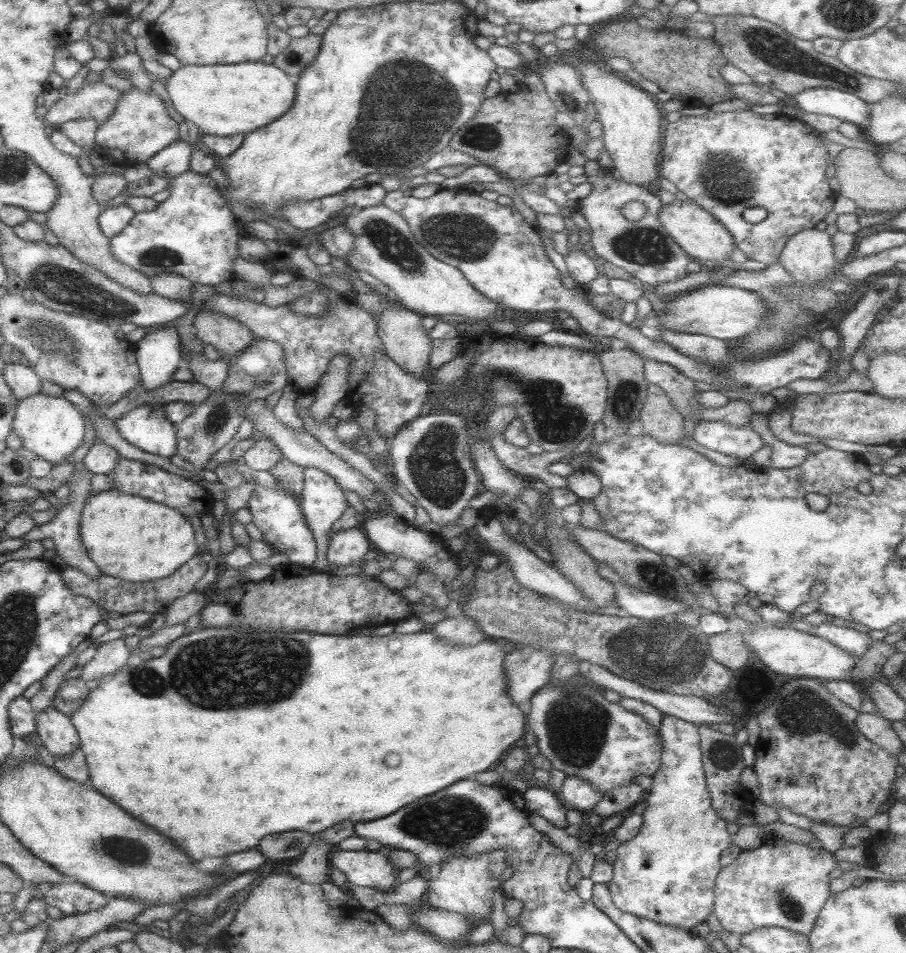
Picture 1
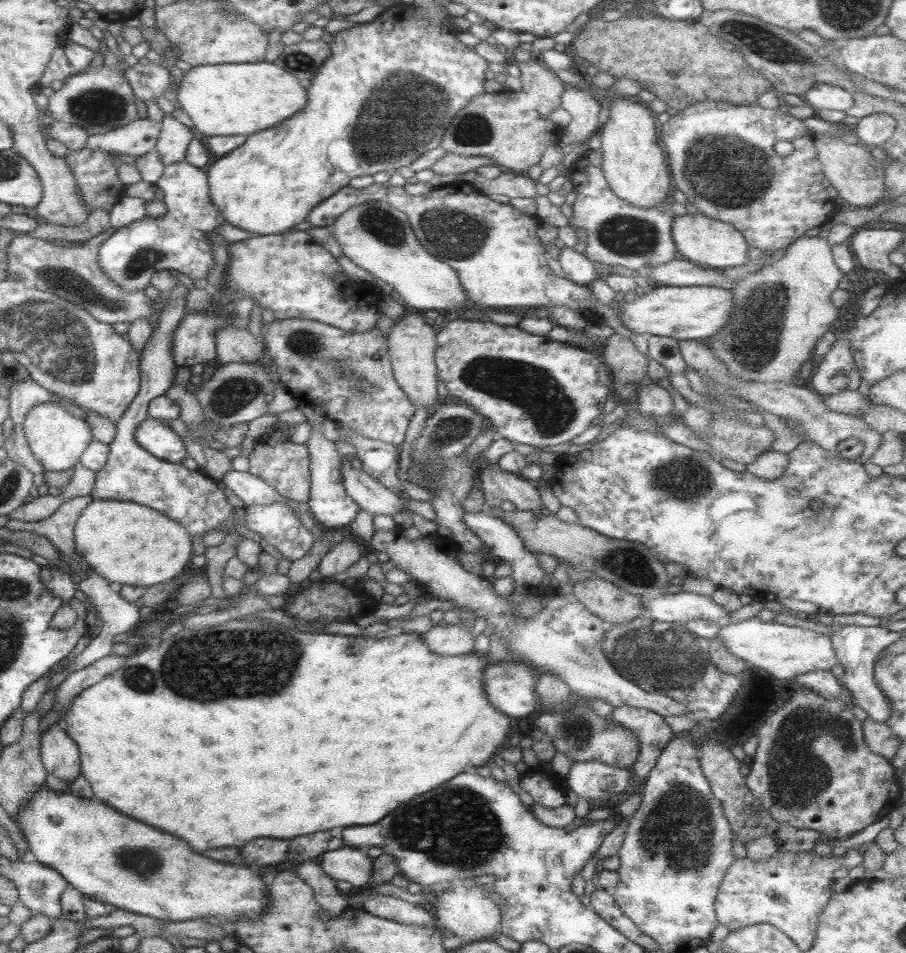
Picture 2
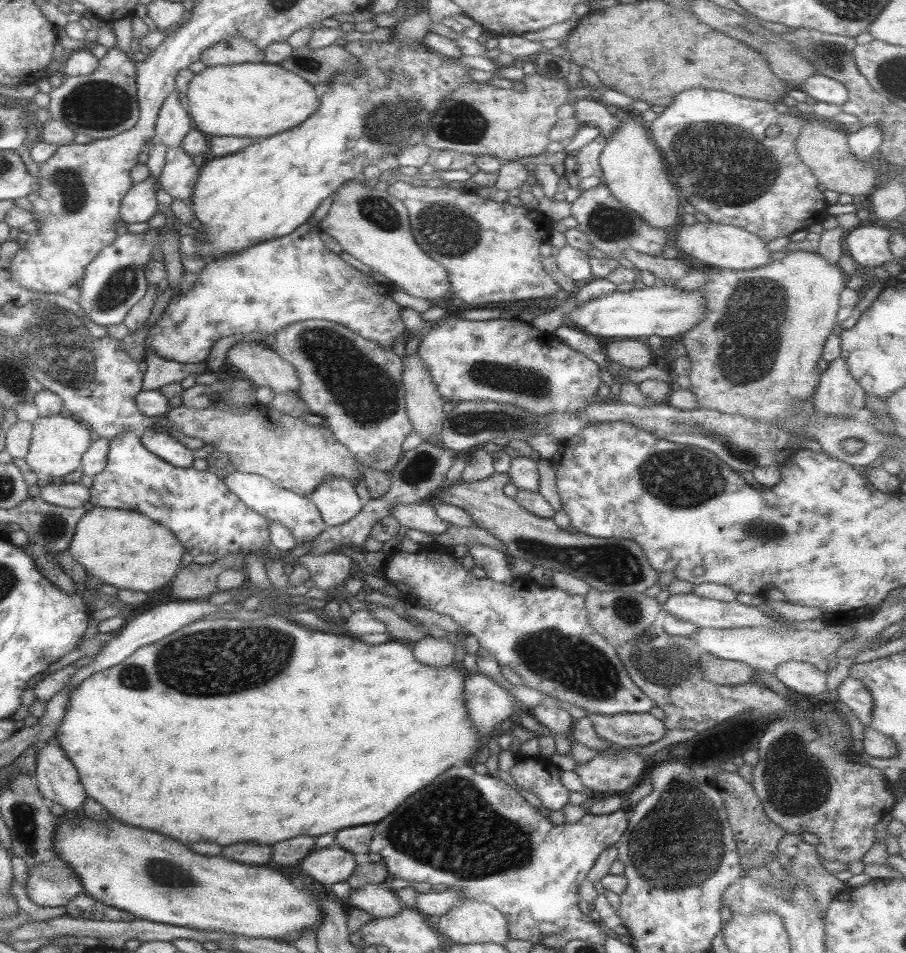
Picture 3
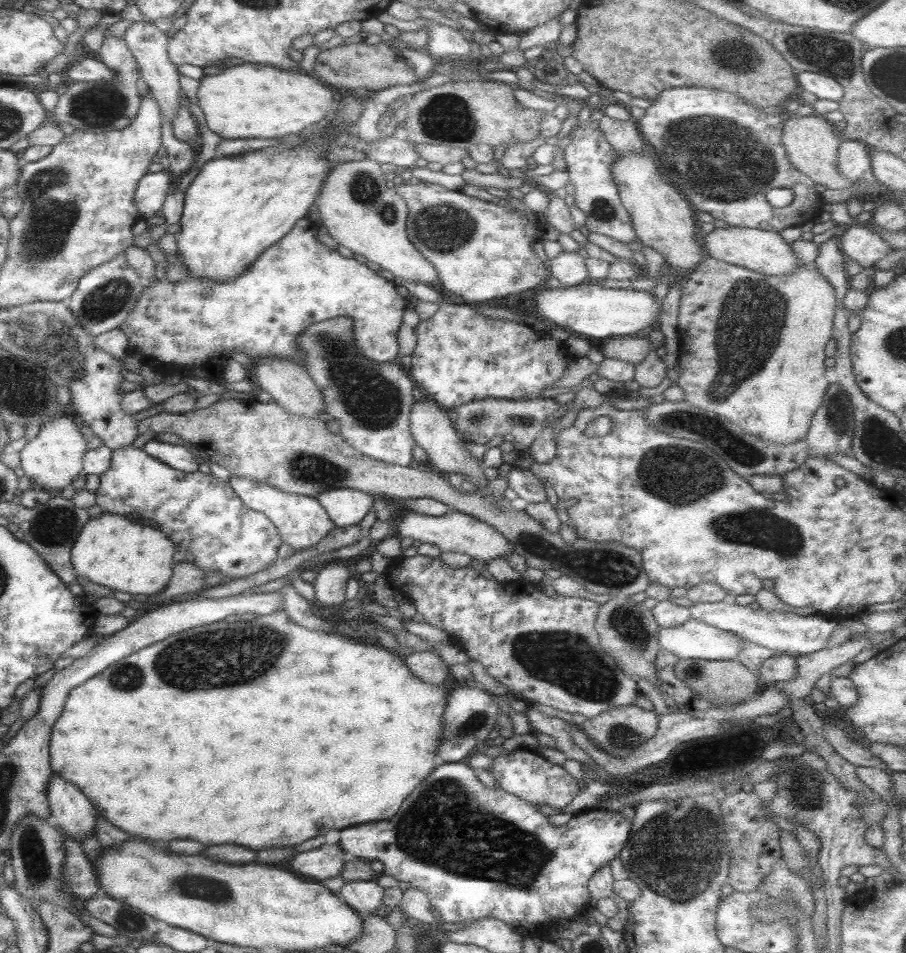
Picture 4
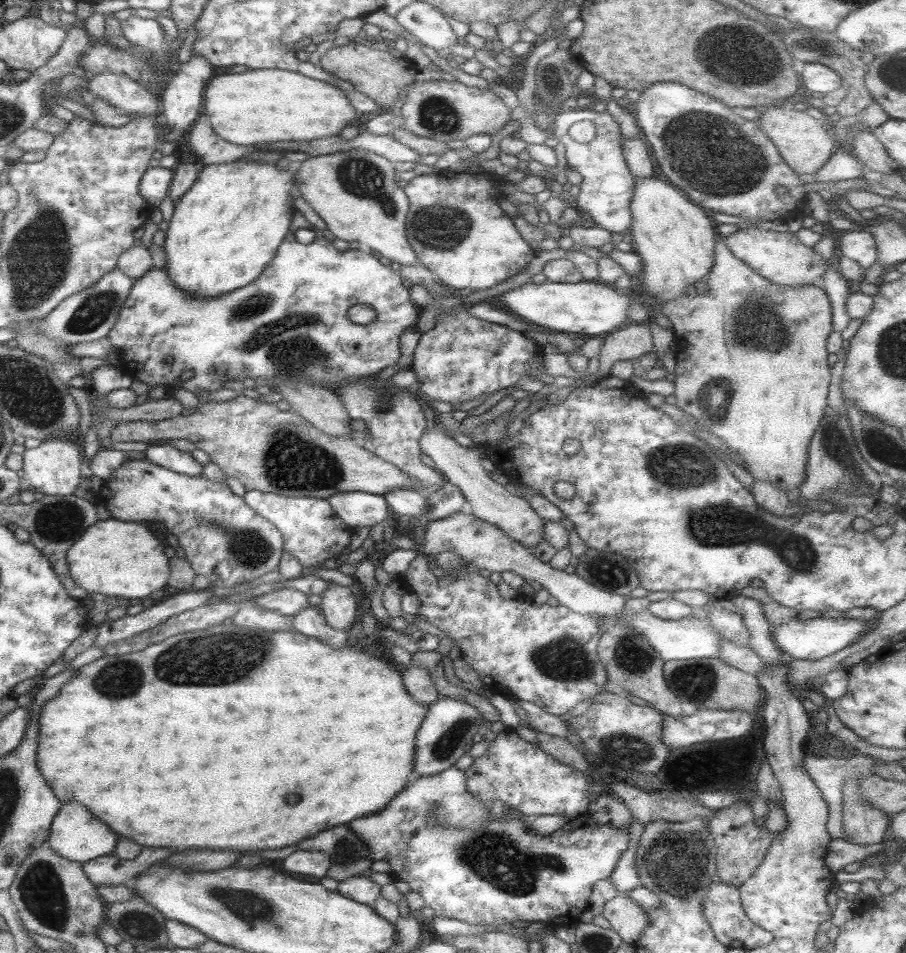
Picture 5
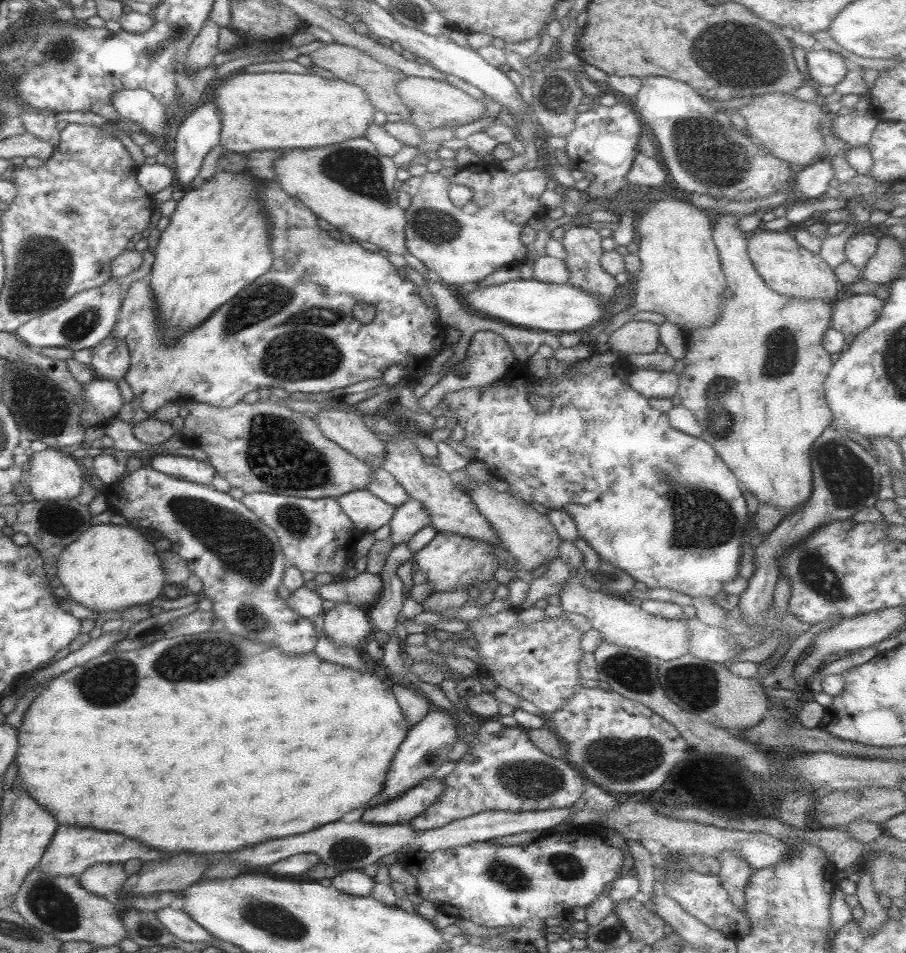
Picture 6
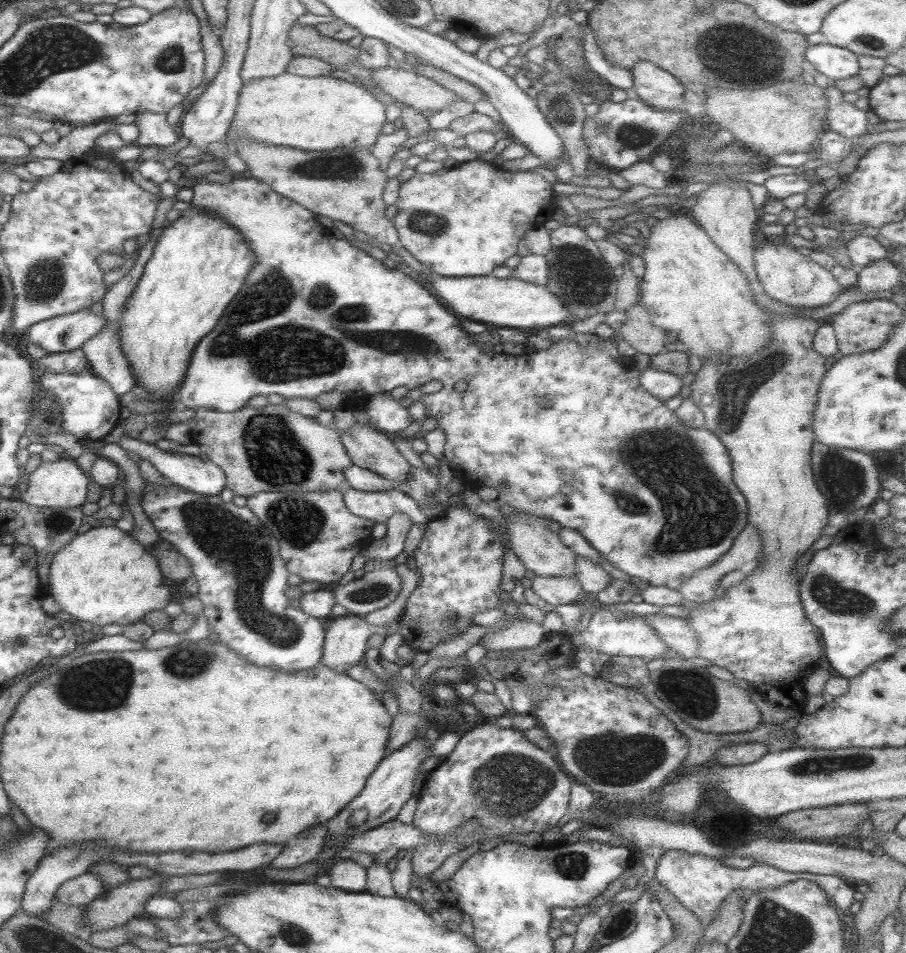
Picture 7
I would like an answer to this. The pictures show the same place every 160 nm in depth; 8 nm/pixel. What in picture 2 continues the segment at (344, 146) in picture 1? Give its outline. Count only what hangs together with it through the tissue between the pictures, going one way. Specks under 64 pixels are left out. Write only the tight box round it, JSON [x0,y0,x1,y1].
[205,2,488,236]

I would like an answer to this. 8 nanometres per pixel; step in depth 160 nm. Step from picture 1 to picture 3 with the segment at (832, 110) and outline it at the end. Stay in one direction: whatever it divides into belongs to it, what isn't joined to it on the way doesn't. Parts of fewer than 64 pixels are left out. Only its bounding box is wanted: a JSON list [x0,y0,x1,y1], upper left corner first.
[799,73,847,106]

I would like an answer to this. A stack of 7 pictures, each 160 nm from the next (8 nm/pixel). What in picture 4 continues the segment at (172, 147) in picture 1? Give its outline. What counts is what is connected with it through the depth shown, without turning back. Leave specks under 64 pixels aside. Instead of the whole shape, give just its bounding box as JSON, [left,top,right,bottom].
[122,21,180,123]

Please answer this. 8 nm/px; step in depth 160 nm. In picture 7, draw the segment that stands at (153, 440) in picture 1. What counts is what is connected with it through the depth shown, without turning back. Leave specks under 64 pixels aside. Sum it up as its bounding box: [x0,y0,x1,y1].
[115,435,225,495]

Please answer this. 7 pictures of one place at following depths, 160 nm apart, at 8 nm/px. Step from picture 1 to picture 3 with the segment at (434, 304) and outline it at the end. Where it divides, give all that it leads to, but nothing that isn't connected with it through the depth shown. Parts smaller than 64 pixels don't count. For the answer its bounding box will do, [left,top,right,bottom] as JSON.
[316,174,451,304]

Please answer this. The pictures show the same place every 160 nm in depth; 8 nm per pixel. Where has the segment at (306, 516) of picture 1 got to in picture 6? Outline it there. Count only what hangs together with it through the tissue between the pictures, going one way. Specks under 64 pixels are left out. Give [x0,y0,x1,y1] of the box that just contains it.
[336,488,396,532]

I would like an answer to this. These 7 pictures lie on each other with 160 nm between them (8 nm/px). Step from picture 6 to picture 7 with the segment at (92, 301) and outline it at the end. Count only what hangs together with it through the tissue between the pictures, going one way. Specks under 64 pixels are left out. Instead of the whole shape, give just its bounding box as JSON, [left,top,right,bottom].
[22,309,106,353]

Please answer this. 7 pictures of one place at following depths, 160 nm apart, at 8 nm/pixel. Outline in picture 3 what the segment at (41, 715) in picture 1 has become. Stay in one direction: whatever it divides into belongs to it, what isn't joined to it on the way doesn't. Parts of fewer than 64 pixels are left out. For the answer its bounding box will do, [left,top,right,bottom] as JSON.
[33,740,86,814]

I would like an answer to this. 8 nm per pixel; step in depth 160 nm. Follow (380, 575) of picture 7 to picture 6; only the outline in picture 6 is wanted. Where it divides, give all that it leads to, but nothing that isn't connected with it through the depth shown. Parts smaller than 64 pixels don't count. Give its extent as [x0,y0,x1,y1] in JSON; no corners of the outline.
[303,571,382,608]

